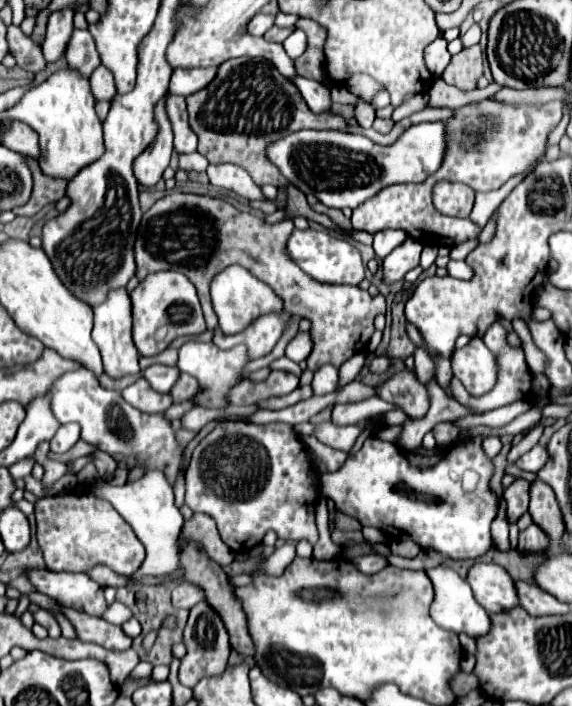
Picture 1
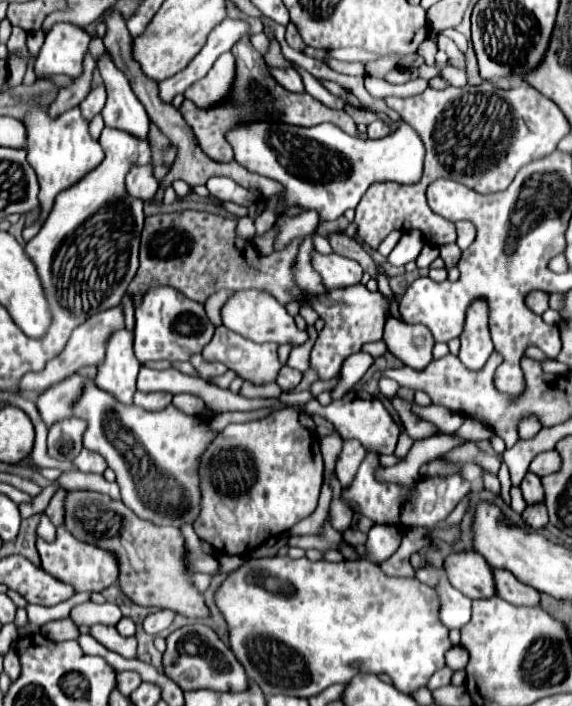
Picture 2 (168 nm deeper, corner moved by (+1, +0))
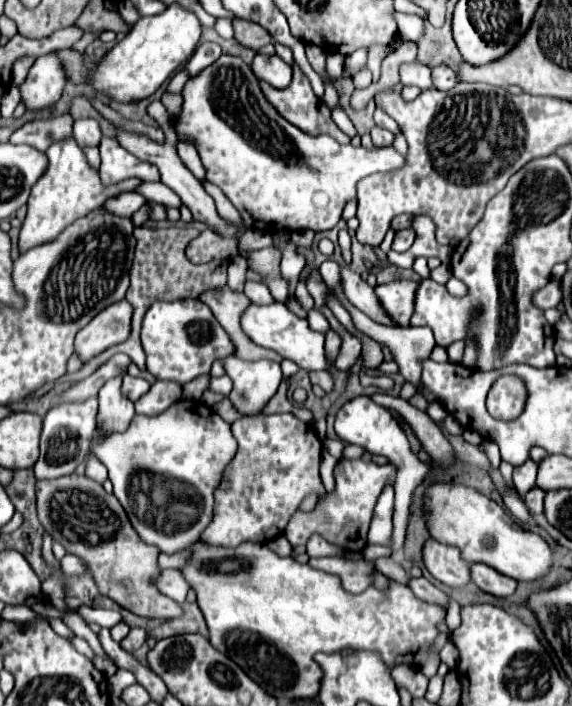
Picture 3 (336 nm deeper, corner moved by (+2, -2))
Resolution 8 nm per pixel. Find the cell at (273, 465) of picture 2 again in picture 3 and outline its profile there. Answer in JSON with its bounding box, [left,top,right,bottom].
[200,413,326,547]

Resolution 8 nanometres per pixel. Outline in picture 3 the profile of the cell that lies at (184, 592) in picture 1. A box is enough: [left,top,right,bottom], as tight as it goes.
[120,627,146,653]

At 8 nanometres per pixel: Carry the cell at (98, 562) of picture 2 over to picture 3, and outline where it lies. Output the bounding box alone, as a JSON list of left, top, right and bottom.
[60,555,88,575]

